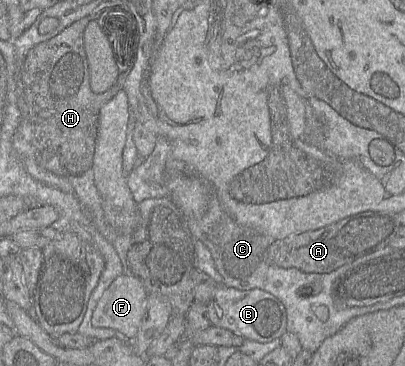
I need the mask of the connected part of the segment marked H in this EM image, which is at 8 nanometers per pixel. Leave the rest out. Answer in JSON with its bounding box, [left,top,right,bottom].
[23,17,130,176]

